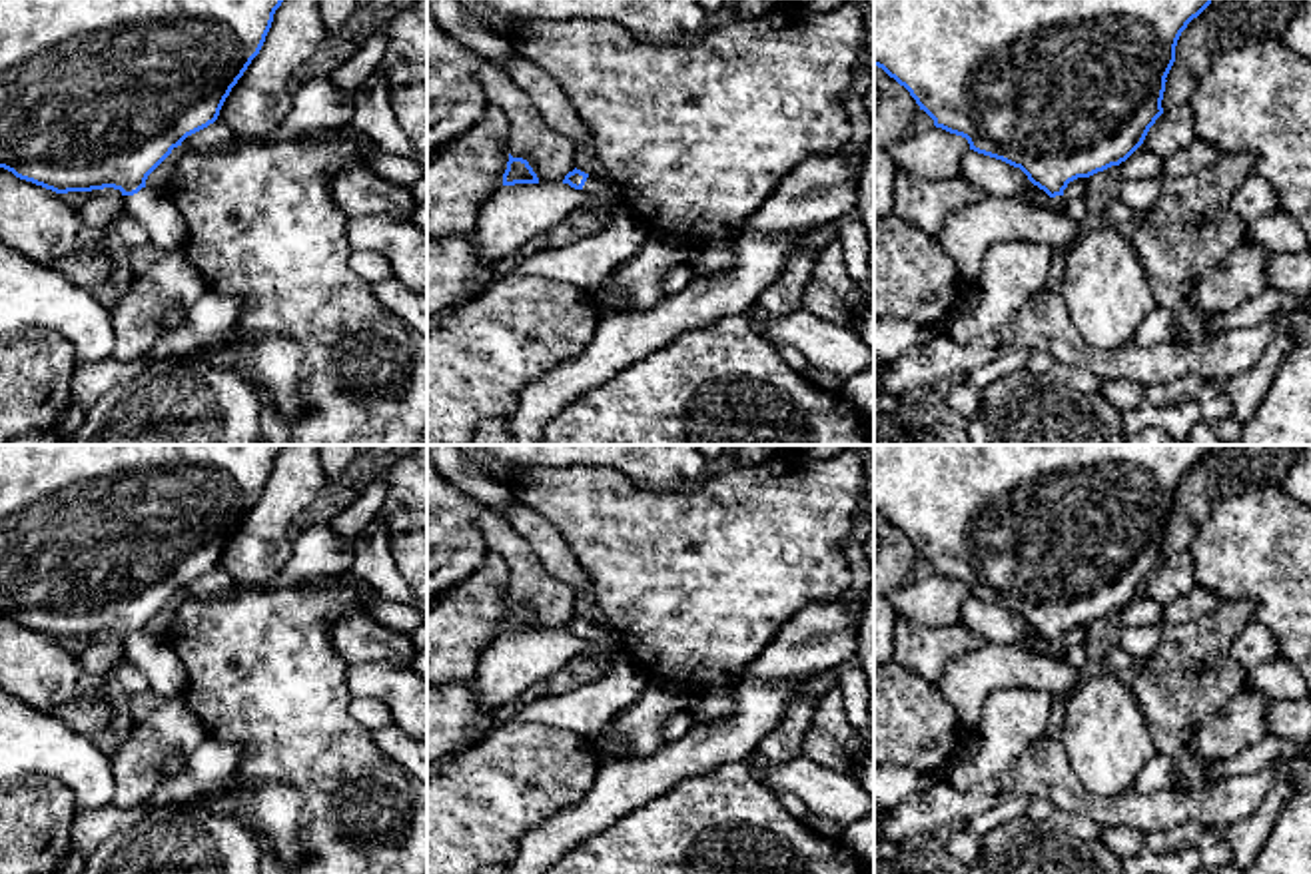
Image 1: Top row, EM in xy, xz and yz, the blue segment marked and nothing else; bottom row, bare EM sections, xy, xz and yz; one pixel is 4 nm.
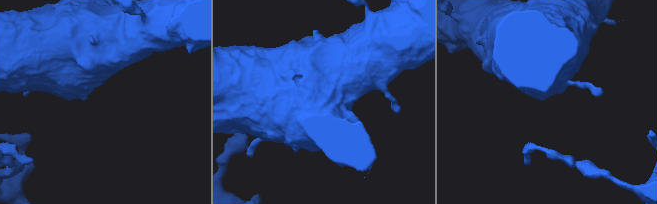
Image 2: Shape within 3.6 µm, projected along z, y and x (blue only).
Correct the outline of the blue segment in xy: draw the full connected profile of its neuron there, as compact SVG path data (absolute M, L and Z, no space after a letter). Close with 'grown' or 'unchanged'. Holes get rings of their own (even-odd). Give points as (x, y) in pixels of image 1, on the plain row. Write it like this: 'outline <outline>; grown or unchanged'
outline M0 445L0 615L56 641L104 635L120 637L126 658L152 678L152 690L160 698L184 698L184 664L168 647L166 637L154 637L146 627L188 583L218 567L231 535L259 501L271 475L273 461L283 447L285 445Z; grown

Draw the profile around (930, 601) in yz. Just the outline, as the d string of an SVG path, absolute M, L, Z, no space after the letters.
M942 575L916 577L888 595L896 617L936 629L958 625L968 597L966 585Z

